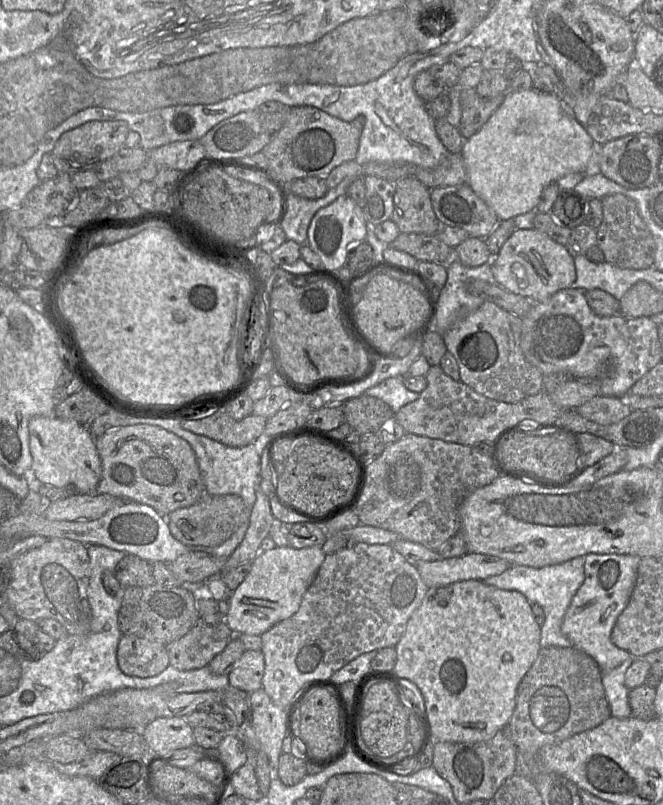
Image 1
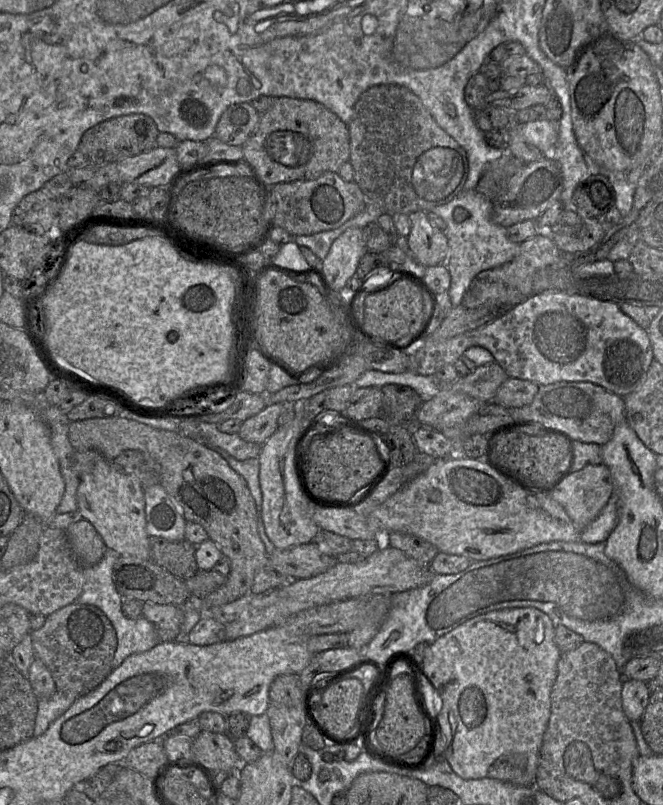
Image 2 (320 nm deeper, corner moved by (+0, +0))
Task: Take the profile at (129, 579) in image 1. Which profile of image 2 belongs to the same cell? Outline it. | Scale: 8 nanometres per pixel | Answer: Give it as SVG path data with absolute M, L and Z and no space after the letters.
M150 537L149 560L166 569L173 576L186 581L198 572L195 547L186 540L171 542L158 537Z

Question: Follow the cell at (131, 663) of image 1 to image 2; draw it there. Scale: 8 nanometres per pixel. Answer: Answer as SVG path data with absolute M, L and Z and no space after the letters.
M146 602L143 604L142 617L153 624L161 643L173 642L184 621L182 607L172 604Z

